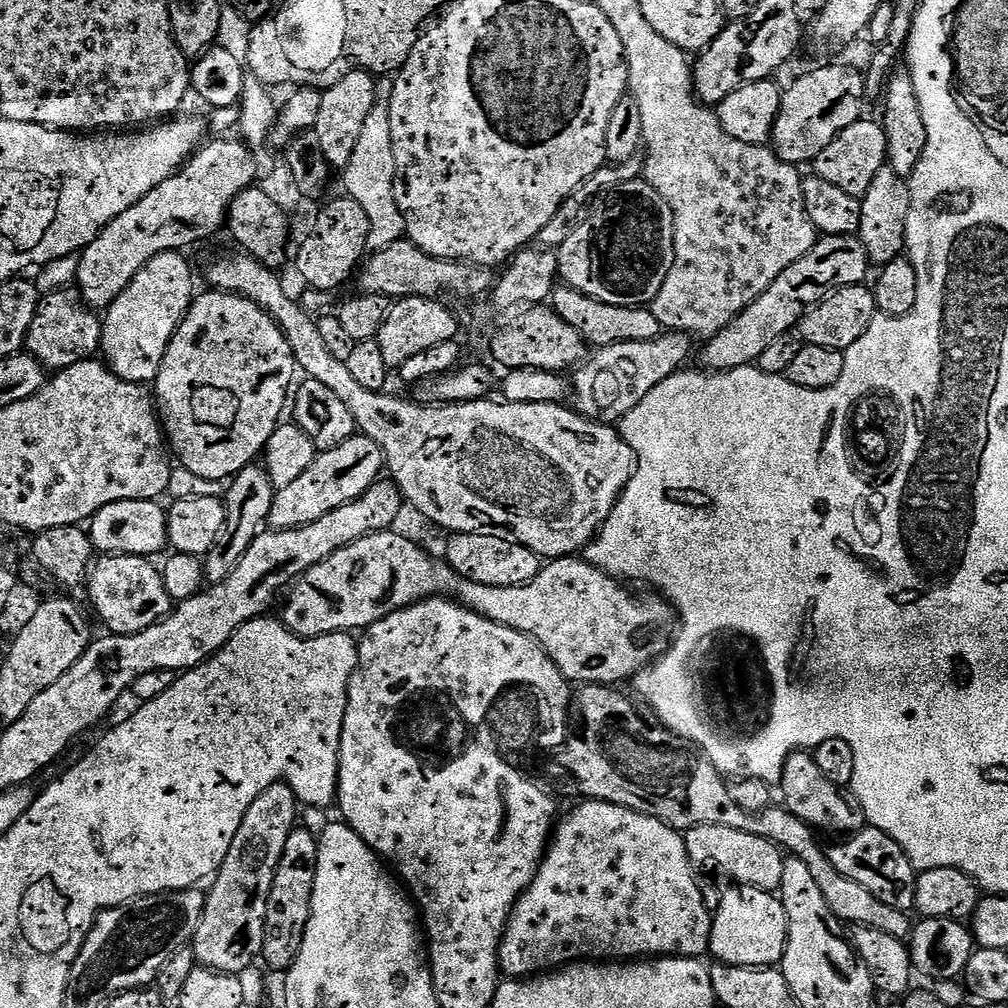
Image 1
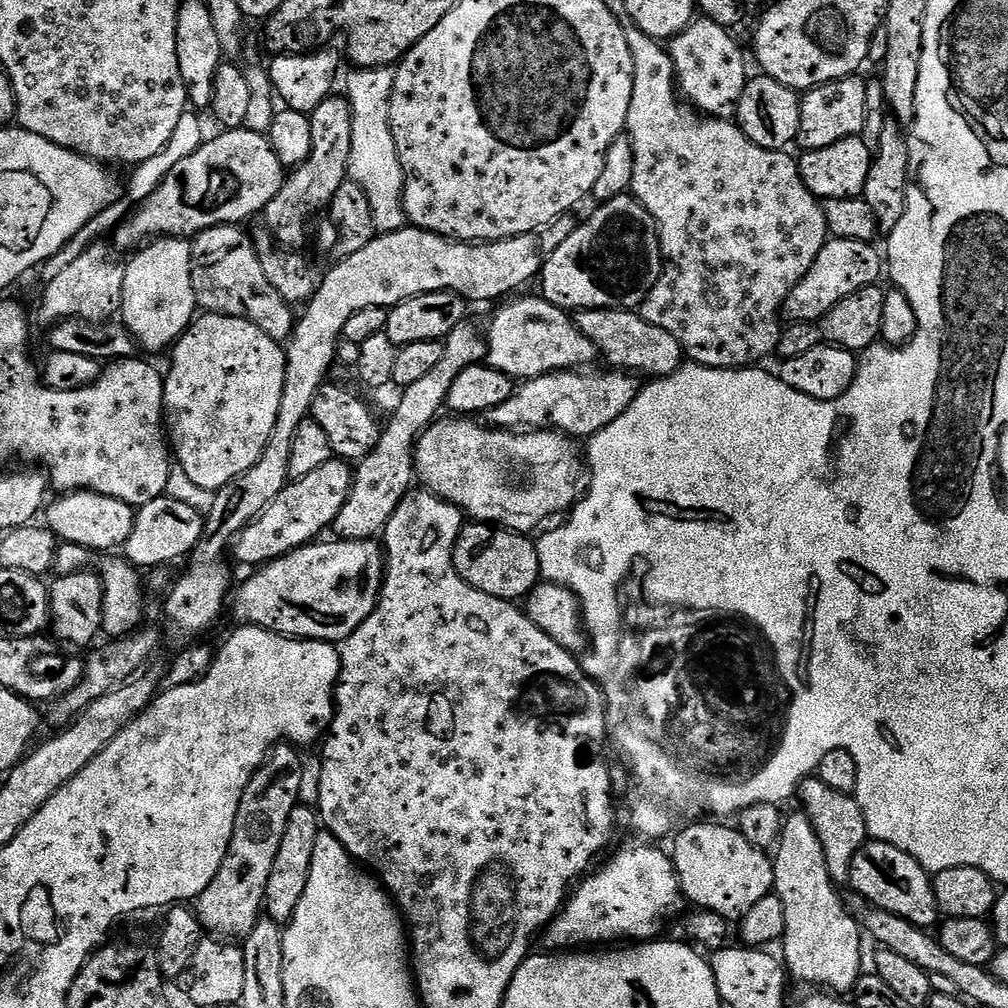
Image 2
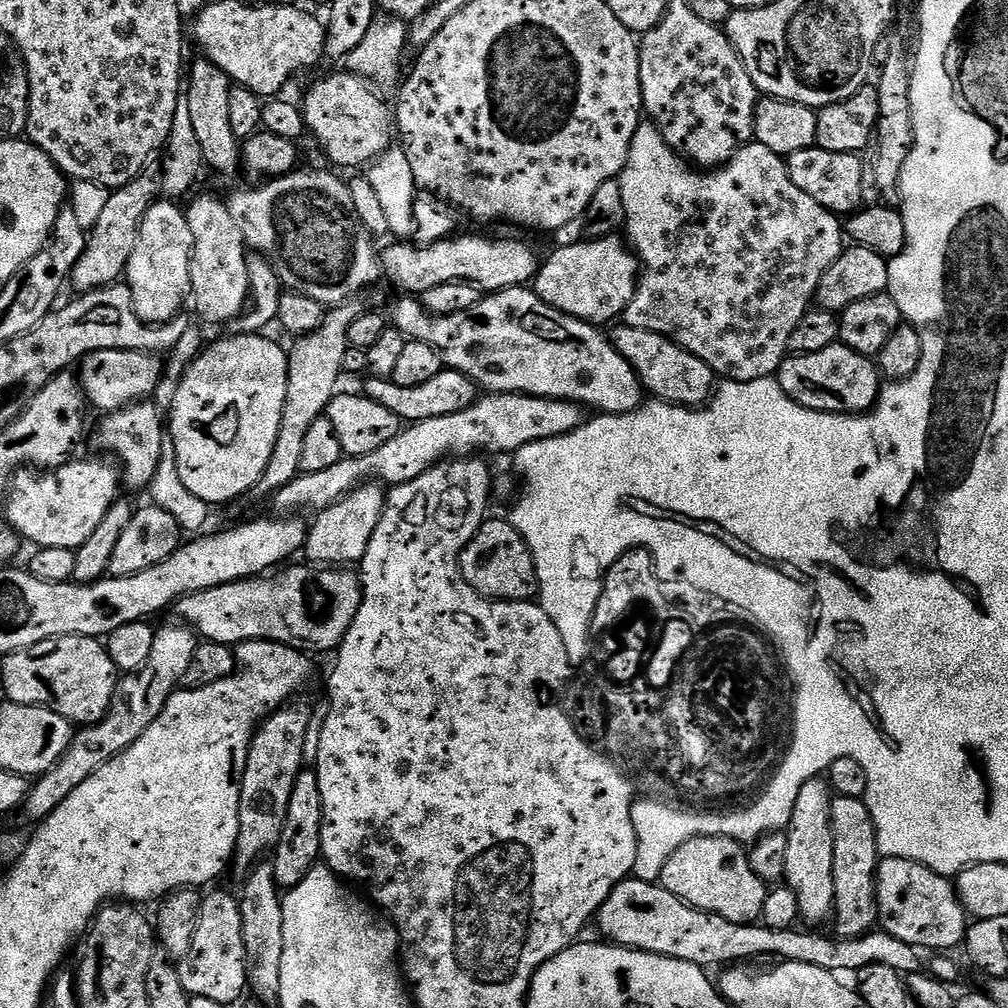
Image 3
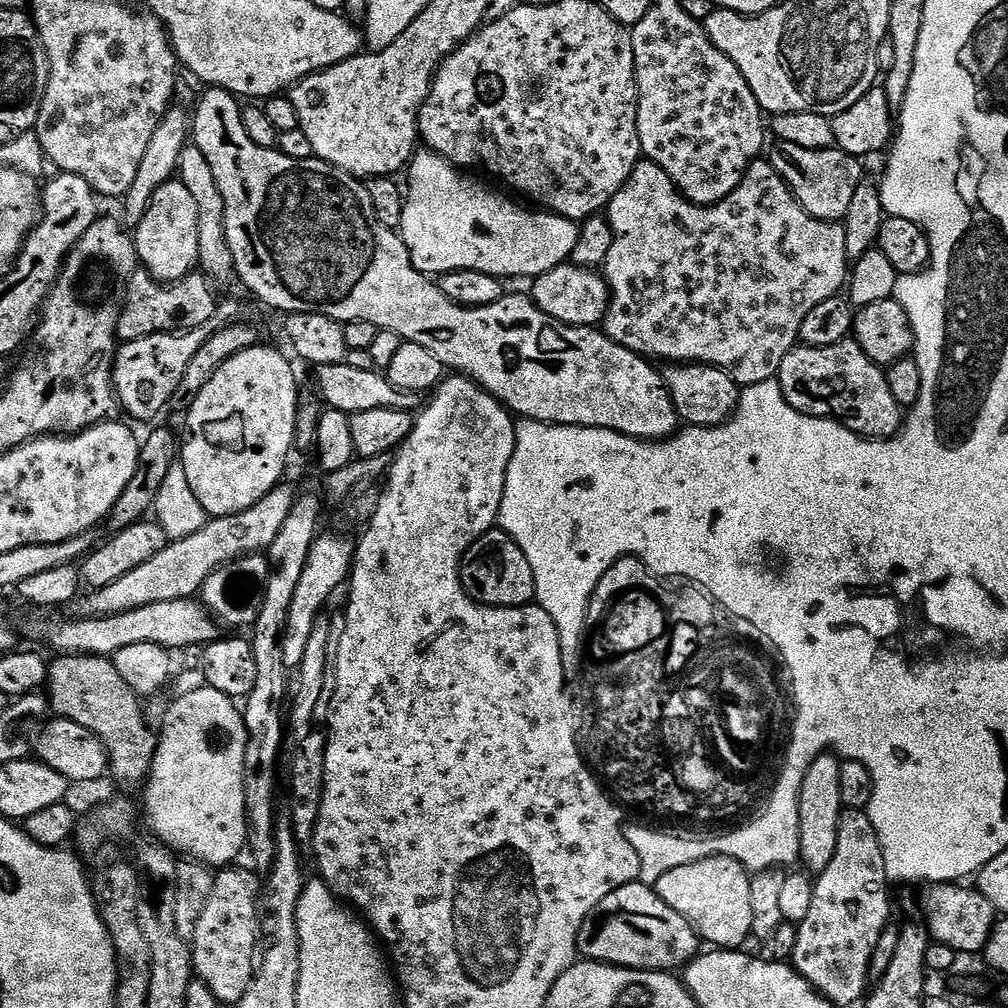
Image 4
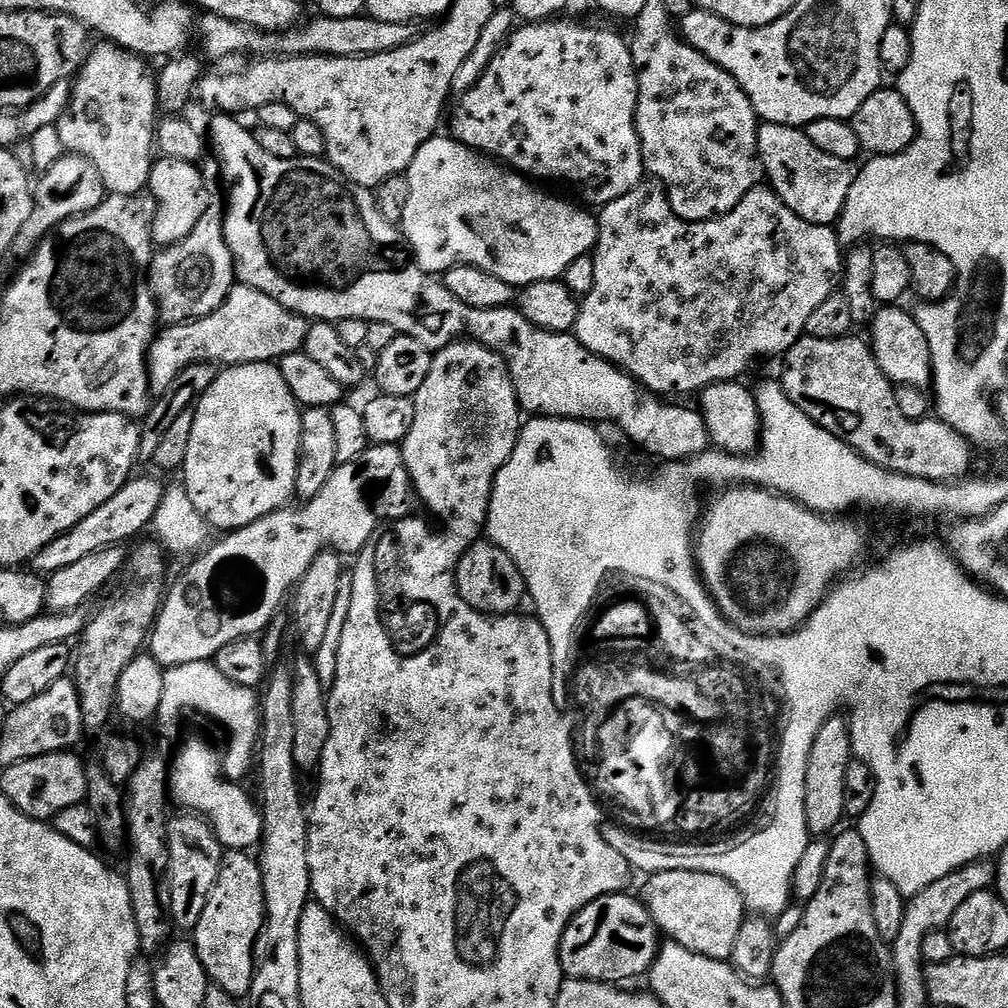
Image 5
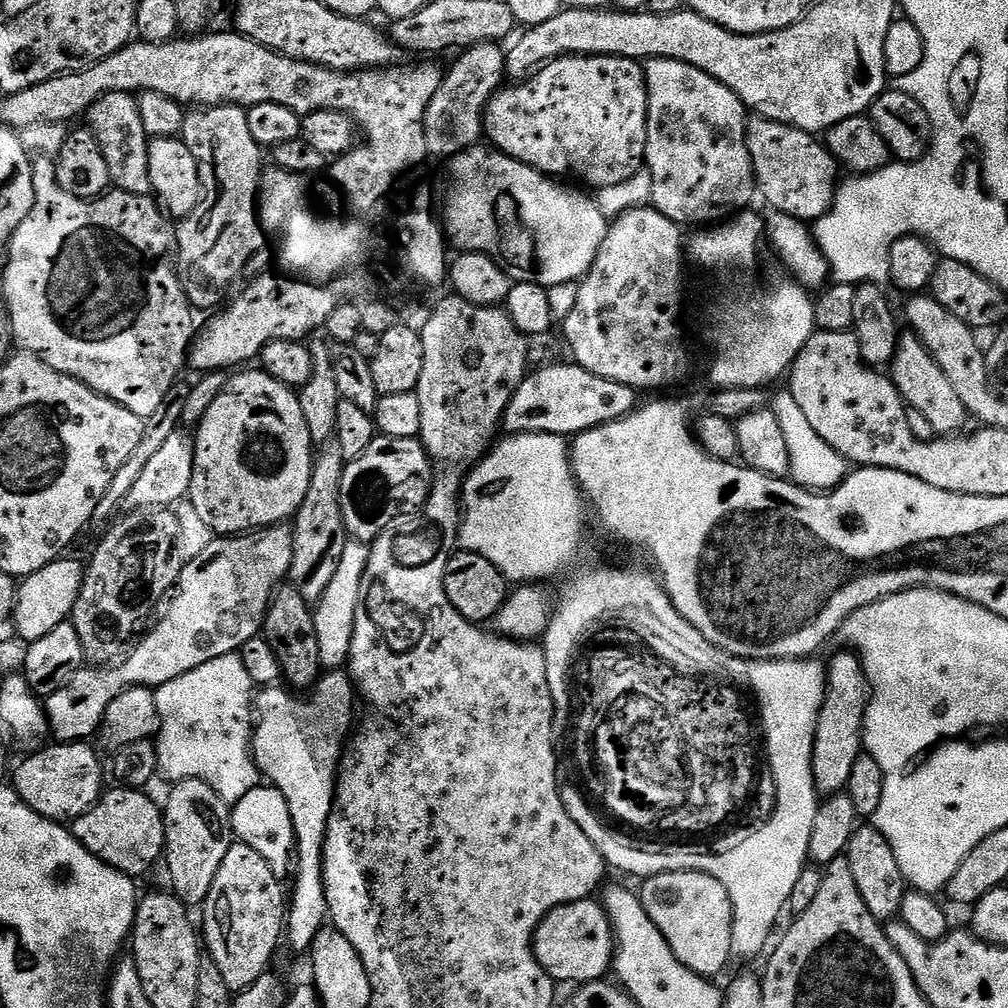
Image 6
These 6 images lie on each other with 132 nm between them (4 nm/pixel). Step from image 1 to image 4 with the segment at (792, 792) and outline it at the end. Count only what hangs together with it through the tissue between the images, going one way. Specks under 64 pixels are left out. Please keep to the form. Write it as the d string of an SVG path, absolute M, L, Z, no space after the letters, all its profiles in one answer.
M844 808L840 814L838 822L838 846L834 849L834 859L831 860L830 866L826 866L826 870L819 873L815 877L816 889L814 890L814 903L811 904L809 912L806 914L804 921L796 929L797 944L791 955L790 963L797 972L801 972L816 989L823 992L829 1000L840 1004L856 1004L859 1005L865 999L866 993L870 988L870 973L872 971L872 955L878 946L878 938L882 938L884 929L889 927L892 916L892 896L888 893L890 881L886 874L886 858L882 854L882 846L878 842L878 834L874 830L874 822L870 822L867 811L850 810Z

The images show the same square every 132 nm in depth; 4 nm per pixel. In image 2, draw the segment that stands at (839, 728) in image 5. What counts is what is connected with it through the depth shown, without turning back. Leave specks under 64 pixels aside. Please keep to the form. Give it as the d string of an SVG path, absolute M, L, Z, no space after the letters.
M796 810L796 813L792 817L783 821L780 830L780 842L774 849L774 859L772 860L772 869L774 870L774 882L776 887L774 889L774 895L782 902L782 906L786 906L786 930L782 937L782 945L784 944L784 956L782 955L782 963L786 969L787 975L792 976L796 980L801 980L804 984L816 984L817 989L827 990L832 994L848 994L856 987L856 981L860 979L862 975L862 969L860 969L860 936L862 937L862 929L860 924L855 920L848 911L848 906L845 897L839 896L838 886L830 878L830 870L826 870L826 854L822 850L822 842L818 842L818 834L814 830L814 826L810 822L810 818L802 810Z

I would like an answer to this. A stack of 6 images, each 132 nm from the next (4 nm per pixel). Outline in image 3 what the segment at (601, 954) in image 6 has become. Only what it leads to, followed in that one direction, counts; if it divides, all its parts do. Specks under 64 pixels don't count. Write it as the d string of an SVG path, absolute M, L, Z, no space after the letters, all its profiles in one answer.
M629 878L616 884L611 892L610 898L601 906L596 915L596 923L605 939L619 944L620 947L638 949L640 952L662 954L663 957L678 958L680 961L690 962L703 968L710 966L732 966L741 962L748 962L750 958L756 956L778 956L784 962L796 961L804 965L818 966L831 972L839 973L859 972L868 965L889 966L901 975L907 976L910 973L923 971L923 959L918 958L917 949L909 946L908 943L896 939L883 930L873 930L864 933L863 936L849 937L842 939L826 938L808 932L796 932L791 928L786 931L772 931L763 924L753 922L751 924L740 924L730 922L729 919L722 918L721 915L714 915L692 908L683 900L678 899L674 894L661 887L659 883L646 880Z

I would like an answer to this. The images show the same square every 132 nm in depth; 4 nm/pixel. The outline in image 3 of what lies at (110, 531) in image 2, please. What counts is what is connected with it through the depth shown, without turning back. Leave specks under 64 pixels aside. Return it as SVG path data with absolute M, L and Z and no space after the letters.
M69 459L61 468L40 475L21 470L12 477L3 515L9 526L19 532L27 543L29 540L36 544L32 546L37 549L80 548L82 542L94 534L98 522L106 518L106 510L110 510L110 506L118 499L118 472L111 463L99 464L96 460L76 459Z

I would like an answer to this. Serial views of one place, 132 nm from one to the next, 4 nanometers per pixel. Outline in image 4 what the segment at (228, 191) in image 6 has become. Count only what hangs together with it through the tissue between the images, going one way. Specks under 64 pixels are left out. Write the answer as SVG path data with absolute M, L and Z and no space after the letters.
M137 270L128 277L122 288L122 307L116 323L116 335L121 341L146 338L159 332L189 332L216 313L218 296L212 293L213 281L203 272L193 270L172 284L153 280L149 272Z

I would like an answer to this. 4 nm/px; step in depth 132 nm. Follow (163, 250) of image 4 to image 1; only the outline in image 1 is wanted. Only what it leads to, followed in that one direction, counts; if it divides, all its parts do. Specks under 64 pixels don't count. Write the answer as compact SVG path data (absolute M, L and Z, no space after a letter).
M179 251L150 258L103 313L100 352L103 363L118 378L145 386L155 381L162 358L166 358L166 350L194 299L192 268L184 256Z

